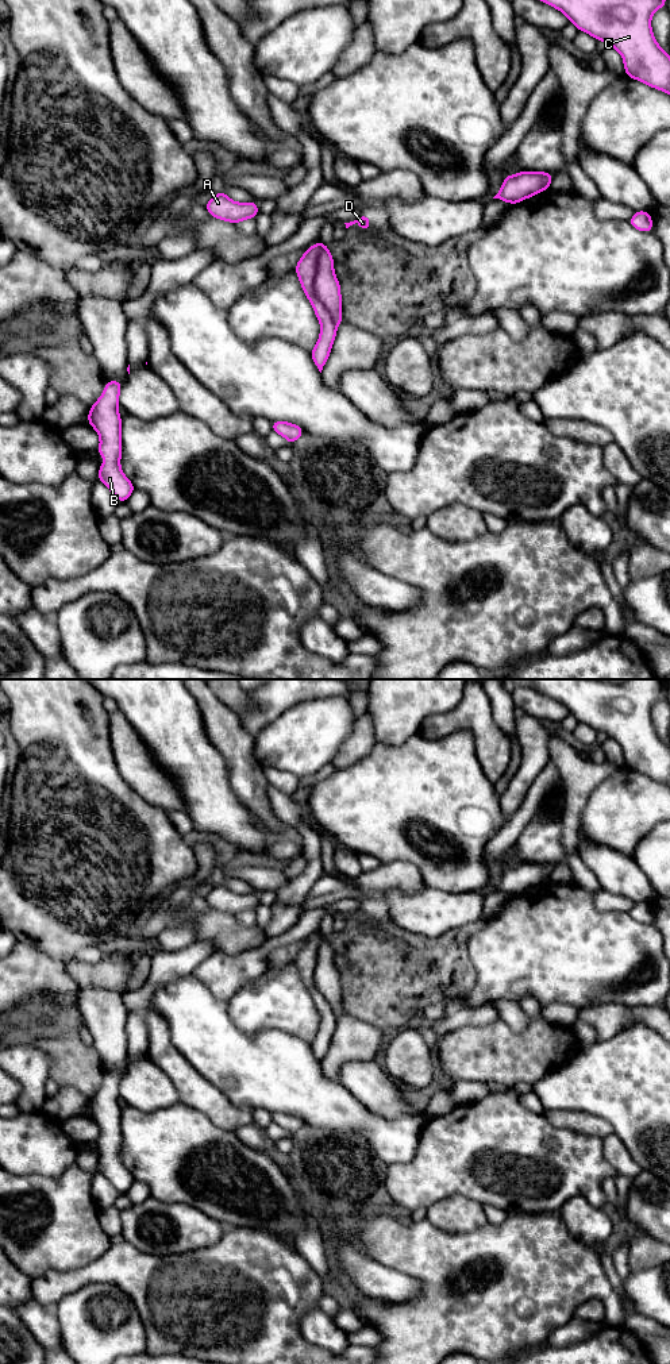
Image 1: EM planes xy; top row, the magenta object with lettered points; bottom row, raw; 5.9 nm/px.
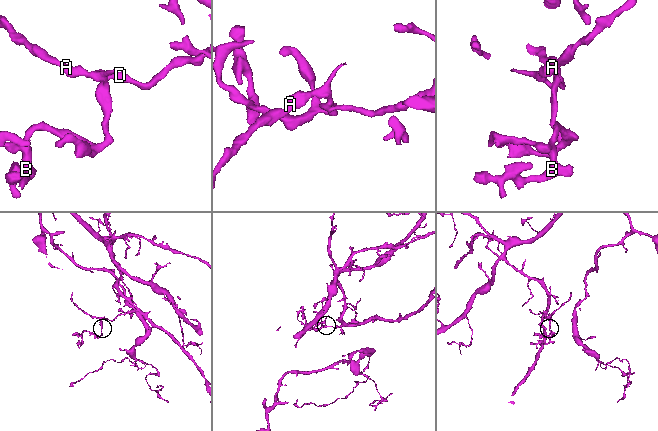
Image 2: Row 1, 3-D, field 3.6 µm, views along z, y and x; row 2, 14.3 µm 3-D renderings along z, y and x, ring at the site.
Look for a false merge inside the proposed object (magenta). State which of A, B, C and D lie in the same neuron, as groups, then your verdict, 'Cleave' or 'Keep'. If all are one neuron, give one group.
Groups: A / B C D. Cleave

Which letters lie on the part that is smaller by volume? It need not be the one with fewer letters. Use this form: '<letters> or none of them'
A

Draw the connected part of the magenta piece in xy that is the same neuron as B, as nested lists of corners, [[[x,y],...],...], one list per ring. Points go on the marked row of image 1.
[[[108,381],[100,398],[92,405],[86,419],[89,425],[92,425],[100,436],[97,452],[104,456],[104,463],[99,467],[99,481],[101,481],[120,502],[126,502],[135,488],[120,467],[122,417],[118,412],[120,406],[120,389],[122,384],[119,381]]]

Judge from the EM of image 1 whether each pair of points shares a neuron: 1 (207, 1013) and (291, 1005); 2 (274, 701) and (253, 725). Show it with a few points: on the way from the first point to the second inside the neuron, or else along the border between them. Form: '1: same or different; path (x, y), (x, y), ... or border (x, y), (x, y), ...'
1: different; border (227, 1002), (231, 1020), (247, 1036)
2: same; path (269, 706), (255, 720)

